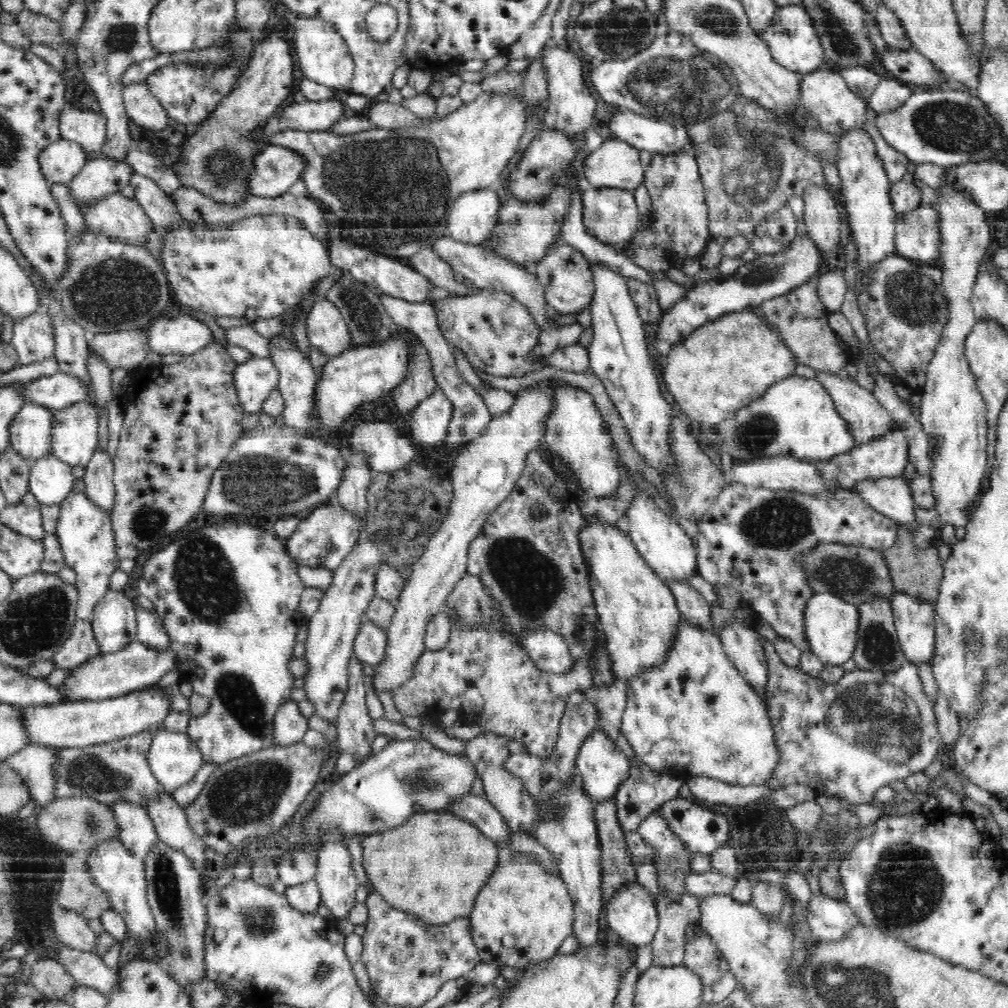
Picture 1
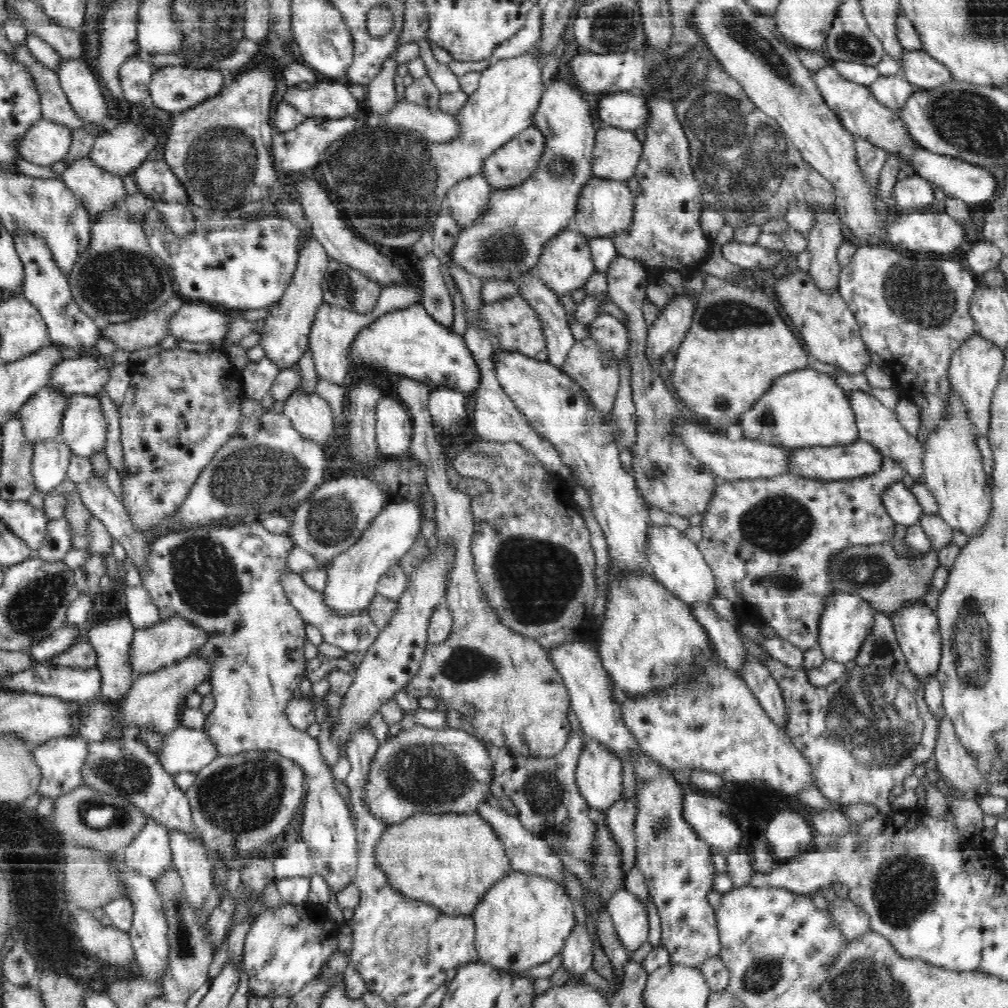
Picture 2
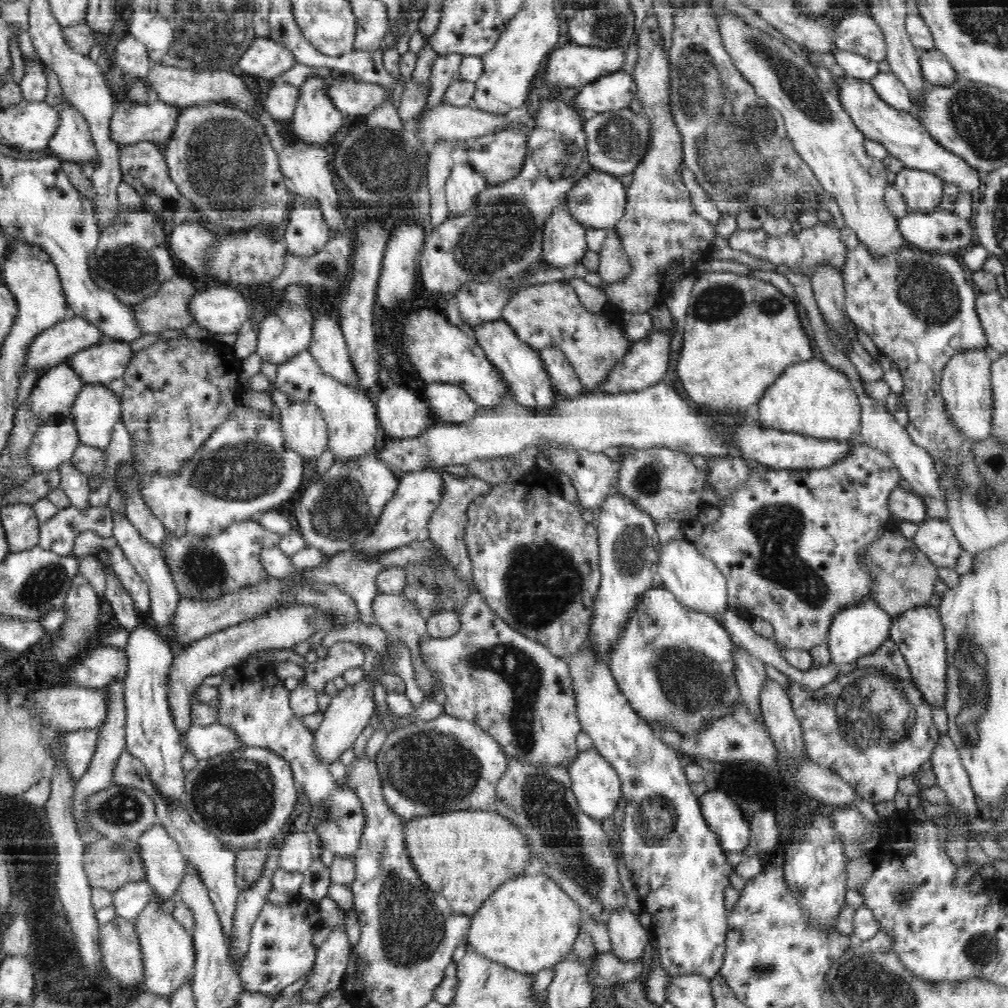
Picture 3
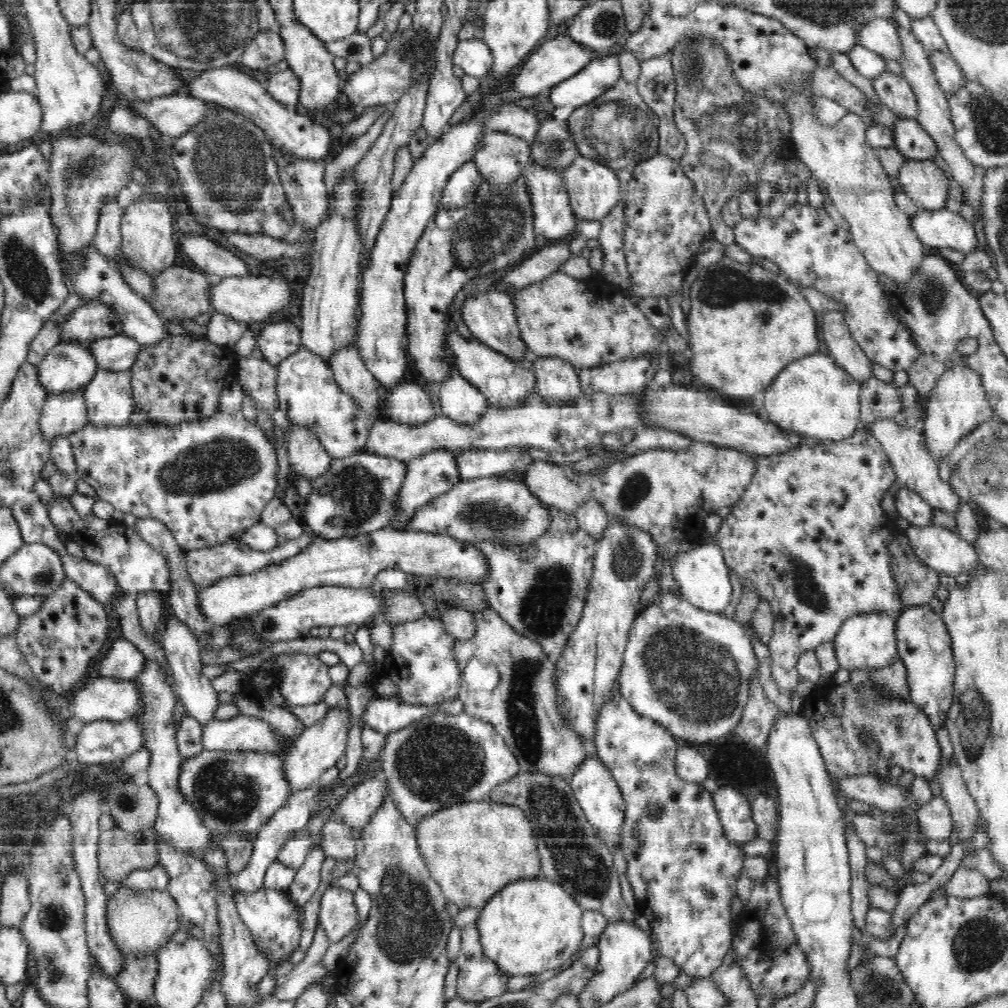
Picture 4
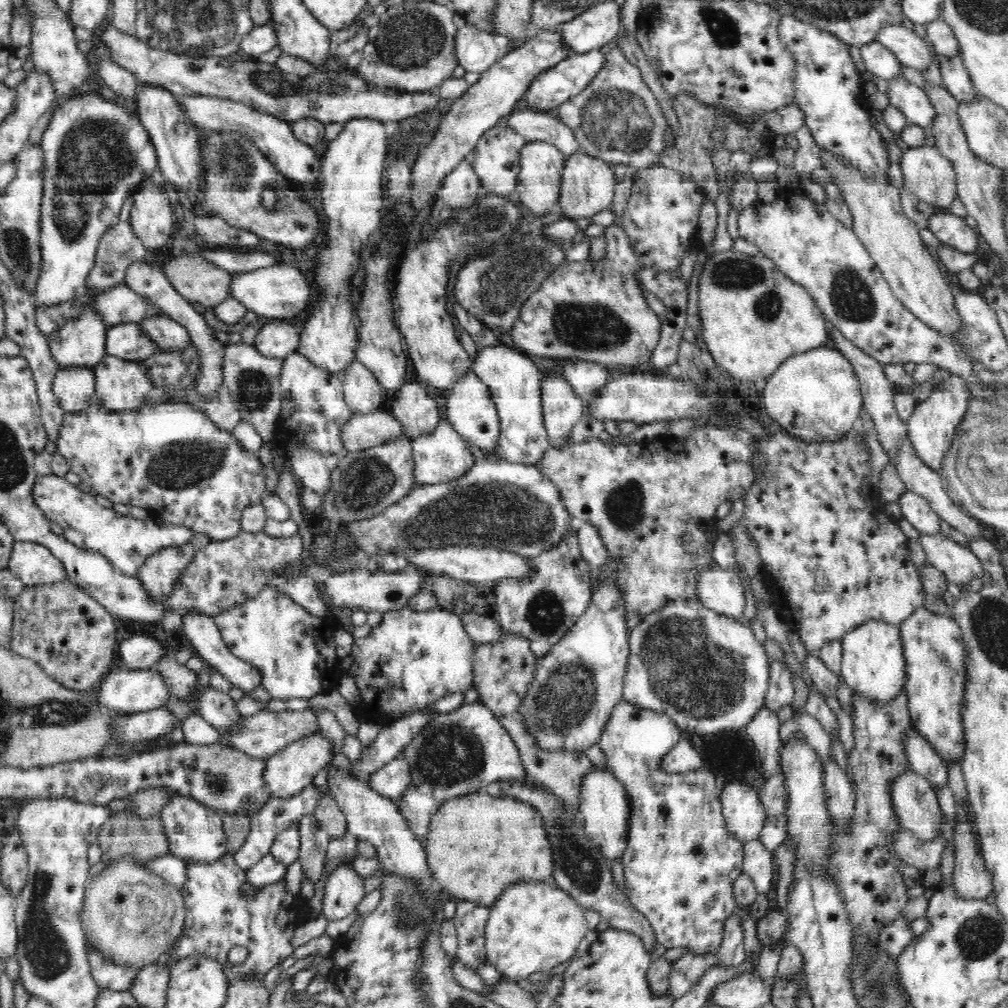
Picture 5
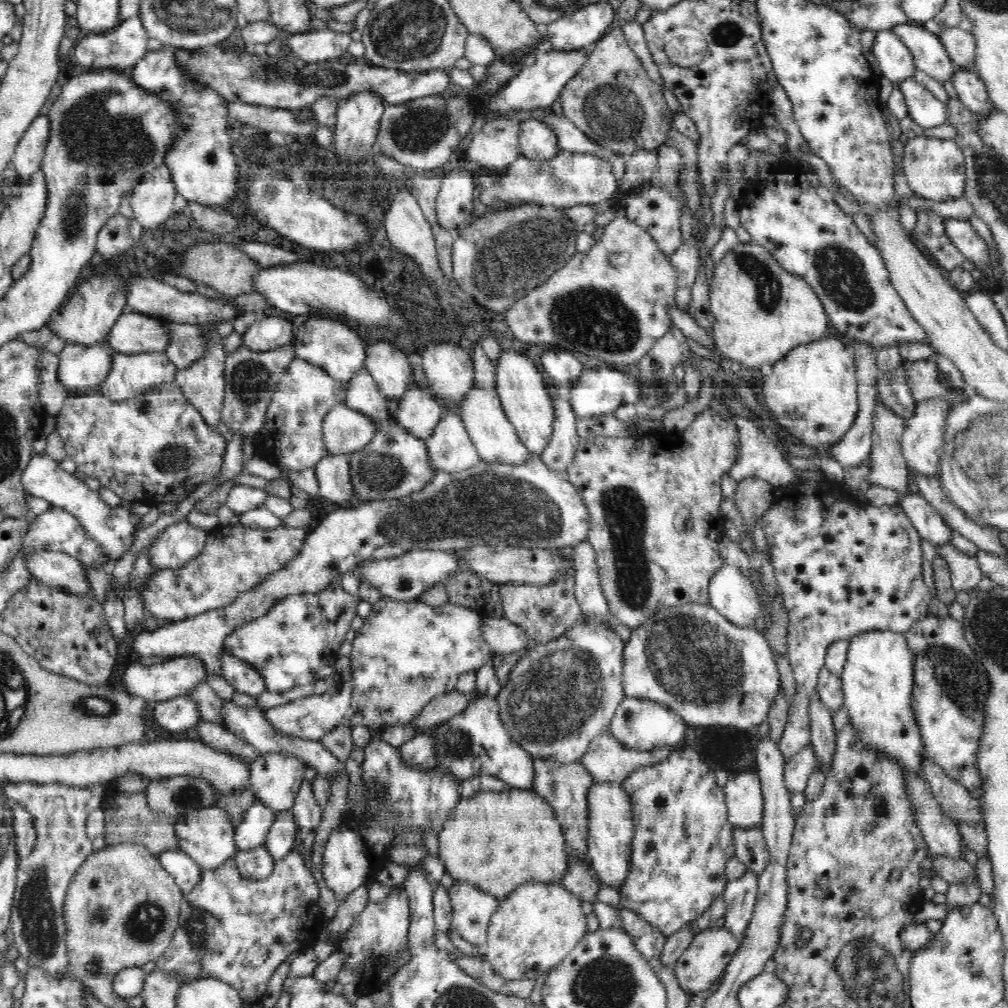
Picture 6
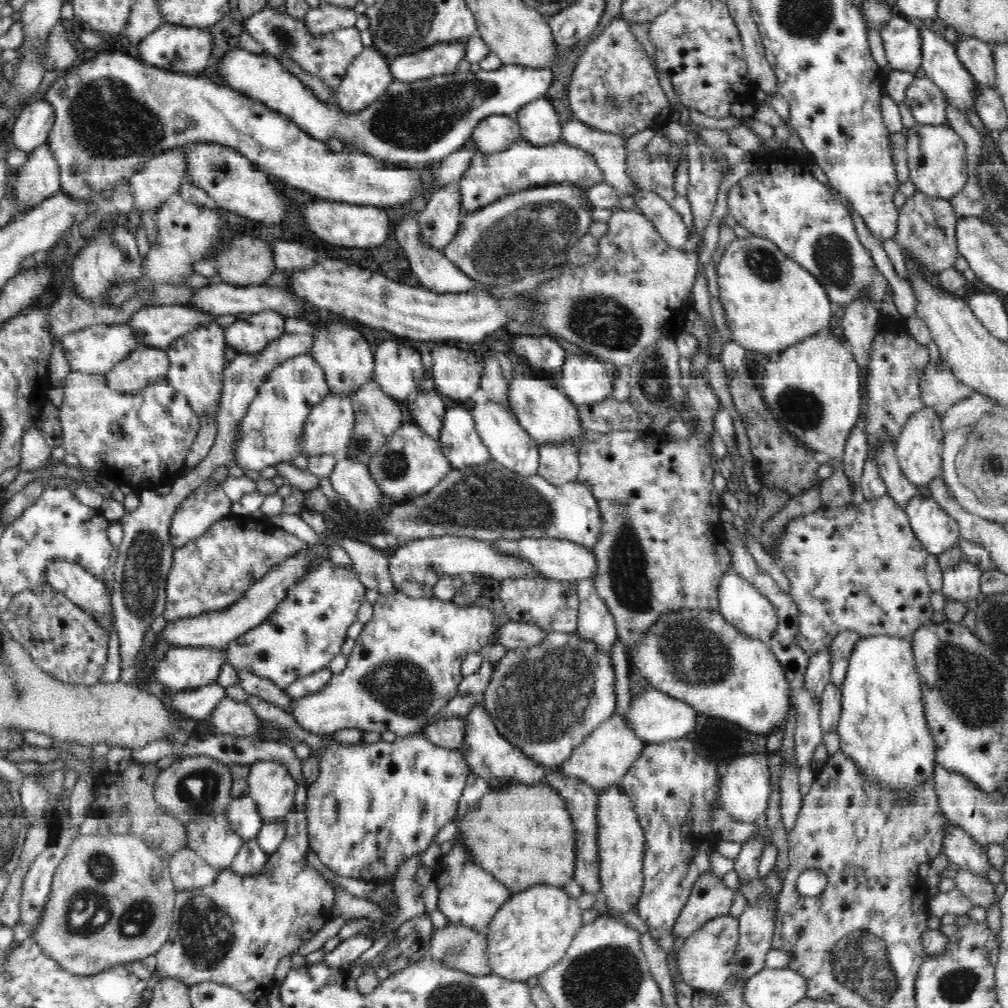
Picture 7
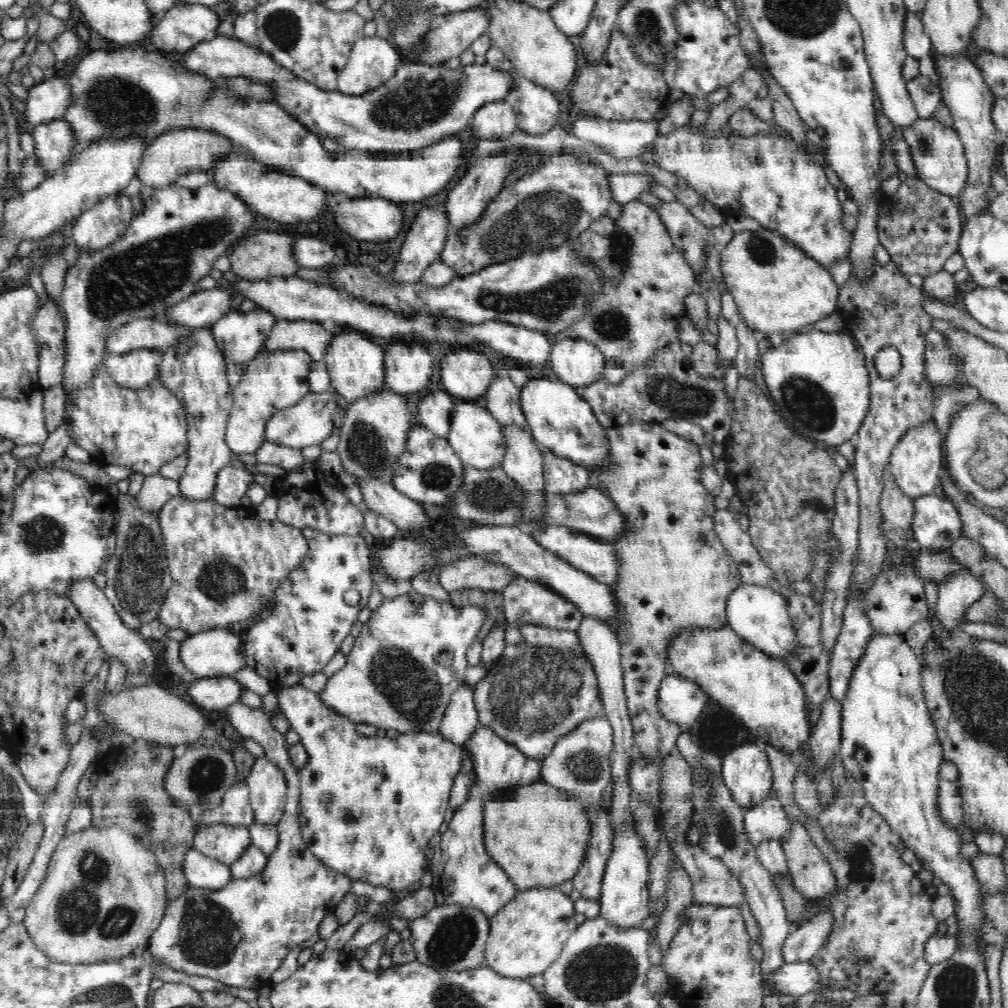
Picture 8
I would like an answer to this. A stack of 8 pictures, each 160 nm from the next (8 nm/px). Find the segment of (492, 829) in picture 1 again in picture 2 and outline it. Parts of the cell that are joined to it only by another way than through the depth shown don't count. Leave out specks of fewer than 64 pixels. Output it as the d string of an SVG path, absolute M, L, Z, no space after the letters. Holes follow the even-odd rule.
M488 802L479 807L478 816L490 823L490 828L494 829L494 833L506 847L506 856L510 860L511 870L525 872L526 874L542 874L554 879L566 889L564 868L565 870L568 870L568 868L562 863L560 855L556 855L545 840L534 836L529 830L526 830L526 827L518 820L518 817L507 814L497 806L492 807Z

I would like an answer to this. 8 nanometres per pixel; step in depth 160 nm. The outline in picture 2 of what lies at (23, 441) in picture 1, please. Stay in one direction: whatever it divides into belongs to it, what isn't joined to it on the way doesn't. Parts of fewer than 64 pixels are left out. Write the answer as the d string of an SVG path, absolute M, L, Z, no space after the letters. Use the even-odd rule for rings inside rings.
M43 386L17 412L26 440L34 445L50 441L60 432L68 396Z

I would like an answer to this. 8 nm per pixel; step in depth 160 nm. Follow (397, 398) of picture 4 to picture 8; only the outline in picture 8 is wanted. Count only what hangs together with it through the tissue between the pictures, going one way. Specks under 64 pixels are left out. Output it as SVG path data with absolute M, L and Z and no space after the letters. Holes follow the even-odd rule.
M440 389L425 396L417 406L420 424L440 438L446 439L450 432L450 420L454 410L452 395Z

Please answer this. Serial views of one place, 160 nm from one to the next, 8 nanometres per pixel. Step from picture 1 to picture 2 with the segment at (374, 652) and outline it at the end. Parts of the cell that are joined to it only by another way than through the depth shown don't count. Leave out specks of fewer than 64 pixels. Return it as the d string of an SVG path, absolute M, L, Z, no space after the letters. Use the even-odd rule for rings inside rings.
M284 570L281 579L281 584L285 588L289 604L298 611L298 614L305 622L316 626L320 630L323 640L328 642L328 644L339 646L345 651L356 651L359 654L366 654L365 652L368 650L368 647L376 640L381 631L375 625L367 610L349 614L348 617L338 617L338 613L330 612L326 602L324 602L325 592L315 593L314 590L311 590L310 586L306 585L301 574L297 574L291 570Z

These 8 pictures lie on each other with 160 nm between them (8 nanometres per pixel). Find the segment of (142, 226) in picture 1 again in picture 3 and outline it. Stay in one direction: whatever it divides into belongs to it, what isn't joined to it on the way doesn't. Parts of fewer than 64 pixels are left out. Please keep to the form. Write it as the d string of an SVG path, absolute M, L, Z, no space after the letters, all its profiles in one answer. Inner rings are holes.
M62 97L62 104L55 108L60 115L60 124L54 131L48 147L57 154L61 162L74 162L80 167L81 160L93 160L99 166L99 156L96 150L88 122L76 108Z

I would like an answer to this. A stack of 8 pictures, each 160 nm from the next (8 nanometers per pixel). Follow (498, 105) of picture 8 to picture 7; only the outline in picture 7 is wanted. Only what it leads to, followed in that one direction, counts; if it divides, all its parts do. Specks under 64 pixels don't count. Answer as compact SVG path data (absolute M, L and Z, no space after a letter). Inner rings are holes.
M511 115L484 118L470 138L470 145L484 154L501 153L520 140L518 122Z

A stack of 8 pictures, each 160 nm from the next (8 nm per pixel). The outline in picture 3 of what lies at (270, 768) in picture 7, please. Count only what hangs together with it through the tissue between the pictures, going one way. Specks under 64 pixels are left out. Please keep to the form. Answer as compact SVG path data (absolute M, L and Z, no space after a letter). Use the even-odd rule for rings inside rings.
M362 682L356 686L348 685L339 691L336 698L332 697L329 707L322 712L322 722L313 732L313 743L315 755L322 761L330 764L339 760L340 755L344 754L348 748L352 747L358 735L368 724L374 714L374 694L370 682Z

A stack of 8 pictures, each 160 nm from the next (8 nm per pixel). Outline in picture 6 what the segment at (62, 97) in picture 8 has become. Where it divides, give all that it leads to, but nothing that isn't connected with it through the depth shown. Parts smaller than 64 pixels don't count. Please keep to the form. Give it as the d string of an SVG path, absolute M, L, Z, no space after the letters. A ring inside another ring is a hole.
M39 116L18 141L14 156L9 166L14 168L18 178L12 183L14 190L12 198L21 193L20 187L29 185L34 175L42 166L45 148L50 138L51 123L48 116Z

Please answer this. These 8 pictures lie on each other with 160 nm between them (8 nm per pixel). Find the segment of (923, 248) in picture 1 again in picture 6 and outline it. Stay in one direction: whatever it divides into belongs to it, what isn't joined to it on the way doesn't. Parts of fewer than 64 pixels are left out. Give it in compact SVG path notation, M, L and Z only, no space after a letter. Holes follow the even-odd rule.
M948 218L945 222L946 233L952 239L954 246L974 263L975 268L988 270L988 245L978 235L970 221Z

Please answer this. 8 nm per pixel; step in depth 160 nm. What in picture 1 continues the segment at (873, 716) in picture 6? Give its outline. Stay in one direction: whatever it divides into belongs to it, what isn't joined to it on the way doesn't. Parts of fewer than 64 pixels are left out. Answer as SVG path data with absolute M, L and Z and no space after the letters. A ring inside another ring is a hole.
M828 592L813 594L803 611L803 628L810 651L825 665L844 665L853 658L857 644L859 616L861 607L845 602L842 598Z

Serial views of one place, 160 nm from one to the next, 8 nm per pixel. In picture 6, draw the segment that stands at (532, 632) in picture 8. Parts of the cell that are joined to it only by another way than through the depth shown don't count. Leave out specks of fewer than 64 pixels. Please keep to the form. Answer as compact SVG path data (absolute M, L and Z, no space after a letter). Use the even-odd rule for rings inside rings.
M506 617L486 618L482 622L482 635L490 648L499 654L511 654L529 647L530 637Z

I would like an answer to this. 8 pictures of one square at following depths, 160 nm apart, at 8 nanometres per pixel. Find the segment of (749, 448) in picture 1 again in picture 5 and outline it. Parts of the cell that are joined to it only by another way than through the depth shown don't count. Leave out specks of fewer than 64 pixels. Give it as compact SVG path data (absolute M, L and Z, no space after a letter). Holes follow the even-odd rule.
M818 347L798 353L782 364L766 379L761 386L763 406L769 416L781 425L786 434L810 443L834 442L854 430L863 410L861 386L852 363L842 356L838 349Z

